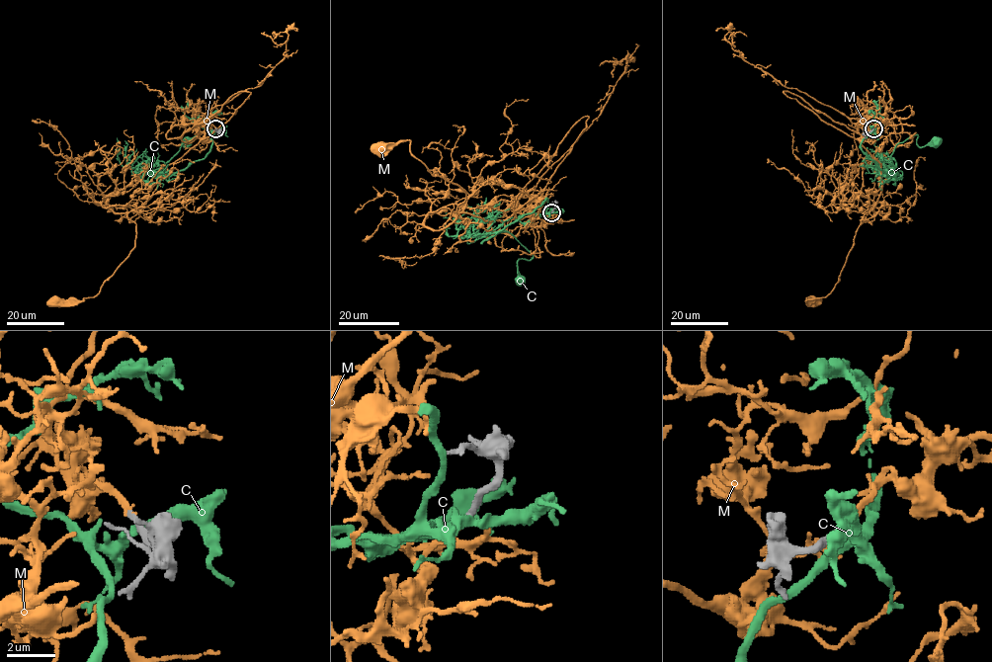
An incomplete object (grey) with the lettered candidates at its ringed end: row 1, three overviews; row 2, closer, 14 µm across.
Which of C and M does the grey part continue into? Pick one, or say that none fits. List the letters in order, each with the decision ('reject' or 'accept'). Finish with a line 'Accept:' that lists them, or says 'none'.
C: reject
M: accept
Accept: M

